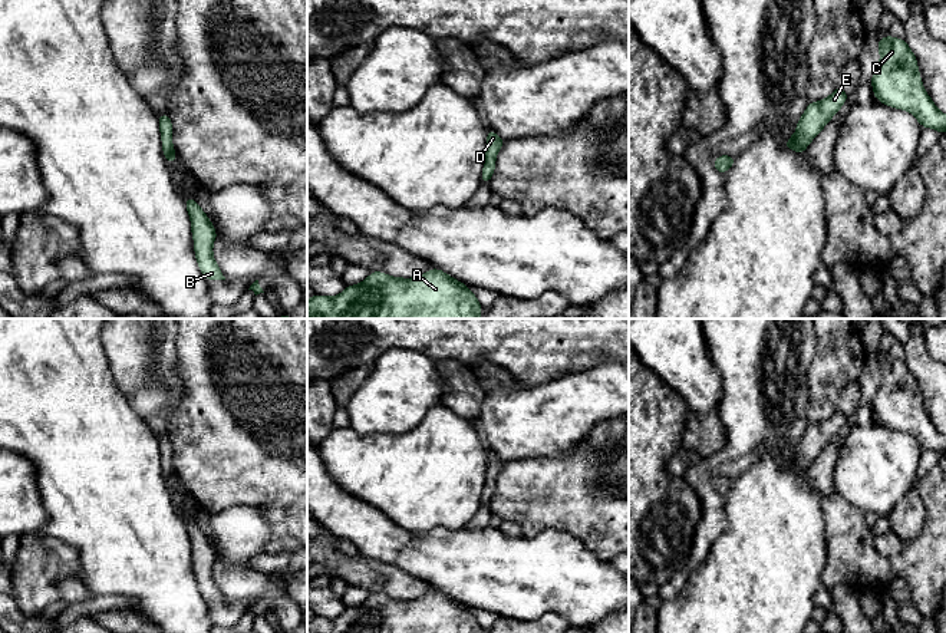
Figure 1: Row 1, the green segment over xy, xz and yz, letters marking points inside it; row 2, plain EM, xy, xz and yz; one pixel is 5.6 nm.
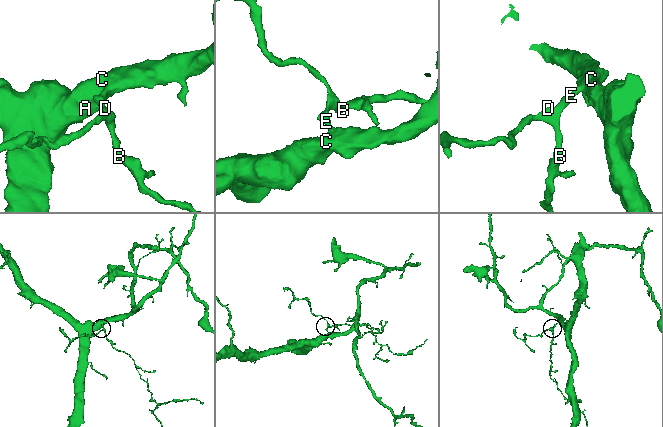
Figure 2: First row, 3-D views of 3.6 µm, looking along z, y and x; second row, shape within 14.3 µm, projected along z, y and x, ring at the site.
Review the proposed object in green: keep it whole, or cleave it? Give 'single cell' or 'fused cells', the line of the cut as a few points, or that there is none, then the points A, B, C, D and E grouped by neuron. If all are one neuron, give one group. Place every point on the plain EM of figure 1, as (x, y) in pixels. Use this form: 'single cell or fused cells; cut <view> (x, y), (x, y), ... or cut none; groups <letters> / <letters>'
single cell; cut none; groups A B C D E

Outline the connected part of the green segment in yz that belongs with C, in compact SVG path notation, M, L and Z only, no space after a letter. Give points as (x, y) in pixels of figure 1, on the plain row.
M884 357L877 363L880 385L871 398L874 421L914 436L922 449L946 454L946 436L923 411L917 380L906 360Z

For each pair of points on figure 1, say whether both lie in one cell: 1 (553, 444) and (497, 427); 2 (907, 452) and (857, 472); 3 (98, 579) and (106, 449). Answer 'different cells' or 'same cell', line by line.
1: same cell
2: same cell
3: same cell

